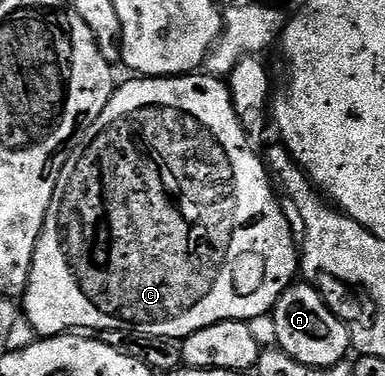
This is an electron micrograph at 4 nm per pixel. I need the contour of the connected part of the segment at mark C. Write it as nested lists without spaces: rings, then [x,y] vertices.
[[[210,73],[176,75],[166,79],[131,77],[128,83],[120,82],[116,86],[109,105],[101,109],[101,117],[93,121],[91,128],[79,140],[78,147],[69,157],[57,181],[43,232],[33,253],[29,281],[21,296],[22,314],[29,325],[33,325],[35,334],[39,337],[62,335],[76,329],[98,333],[111,324],[180,341],[209,325],[217,325],[230,319],[250,321],[266,315],[274,308],[275,302],[284,291],[296,282],[295,274],[299,271],[299,263],[301,264],[301,247],[297,242],[296,232],[295,235],[291,232],[292,220],[285,207],[283,212],[282,206],[284,204],[273,186],[272,176],[264,160],[250,147],[234,111],[231,90],[222,78]]]

